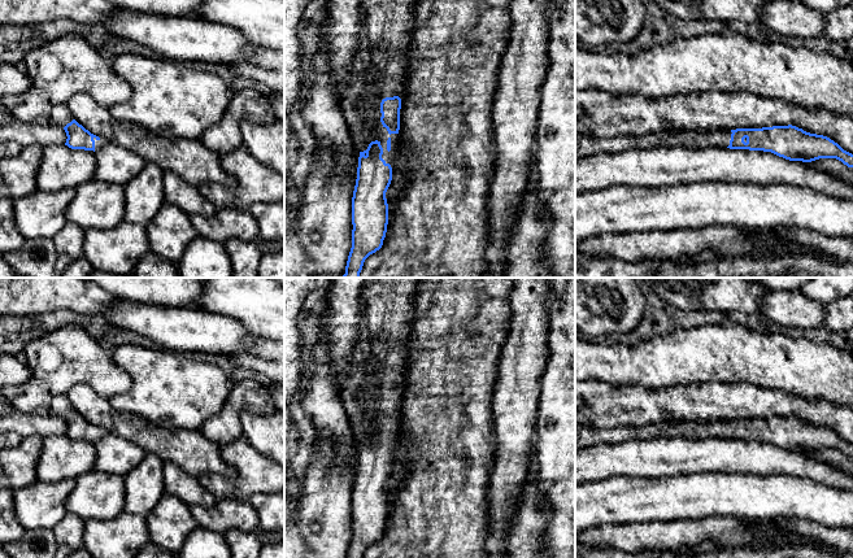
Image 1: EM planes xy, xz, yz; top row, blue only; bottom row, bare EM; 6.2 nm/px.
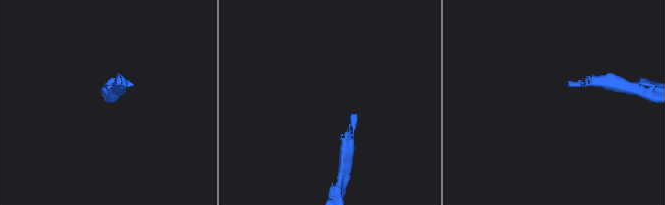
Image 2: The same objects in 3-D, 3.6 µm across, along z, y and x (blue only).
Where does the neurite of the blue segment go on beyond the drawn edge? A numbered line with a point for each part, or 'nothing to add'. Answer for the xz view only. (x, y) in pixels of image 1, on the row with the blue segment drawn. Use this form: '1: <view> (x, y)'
1: xz (378, 68)

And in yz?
1: yz (586, 145)

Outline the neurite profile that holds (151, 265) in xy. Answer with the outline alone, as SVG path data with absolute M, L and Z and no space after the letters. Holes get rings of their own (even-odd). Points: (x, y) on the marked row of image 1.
M149 250L132 270L135 278L180 278L175 263Z

